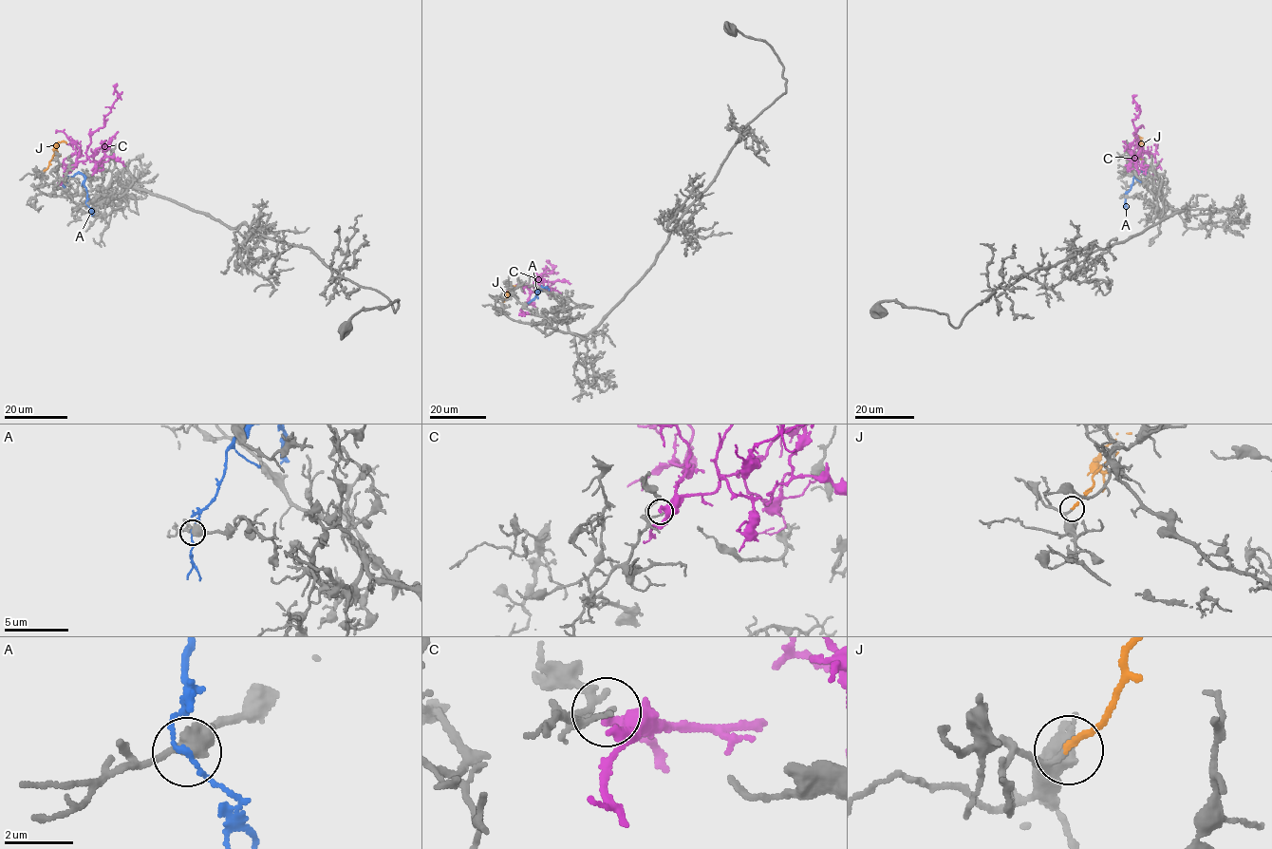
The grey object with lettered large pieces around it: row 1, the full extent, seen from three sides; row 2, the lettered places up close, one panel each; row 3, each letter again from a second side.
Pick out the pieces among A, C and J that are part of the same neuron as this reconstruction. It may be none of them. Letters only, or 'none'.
J

